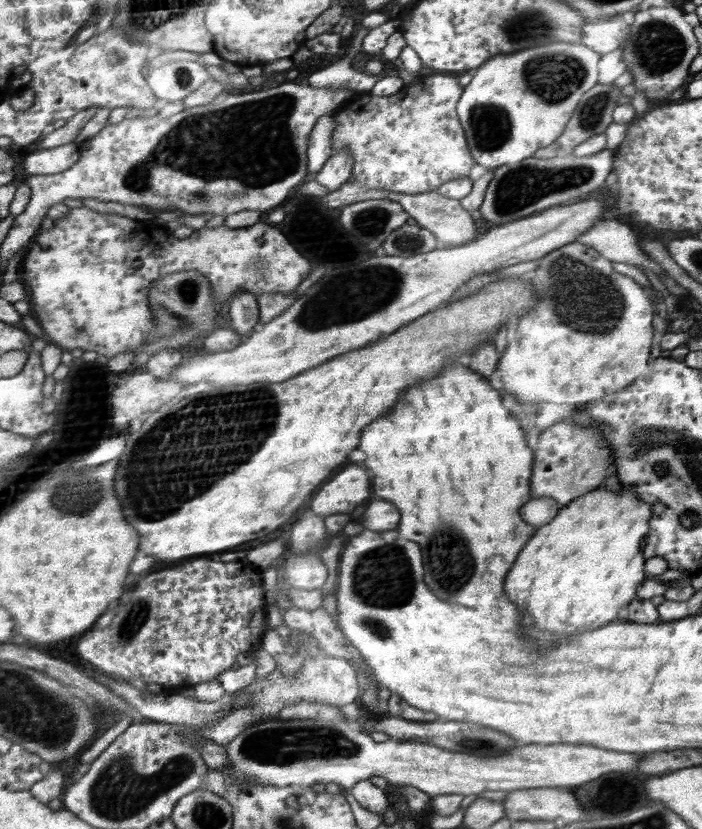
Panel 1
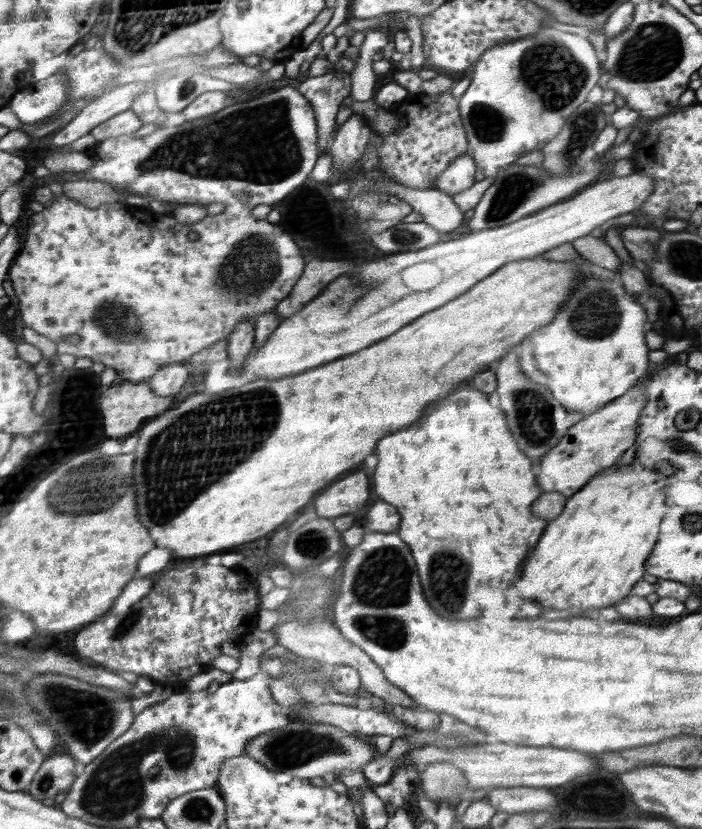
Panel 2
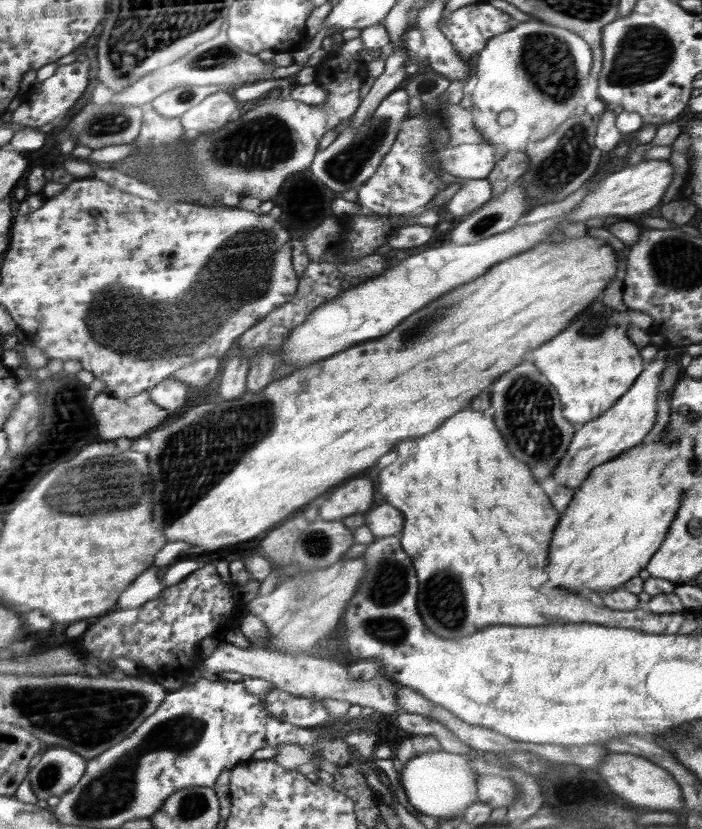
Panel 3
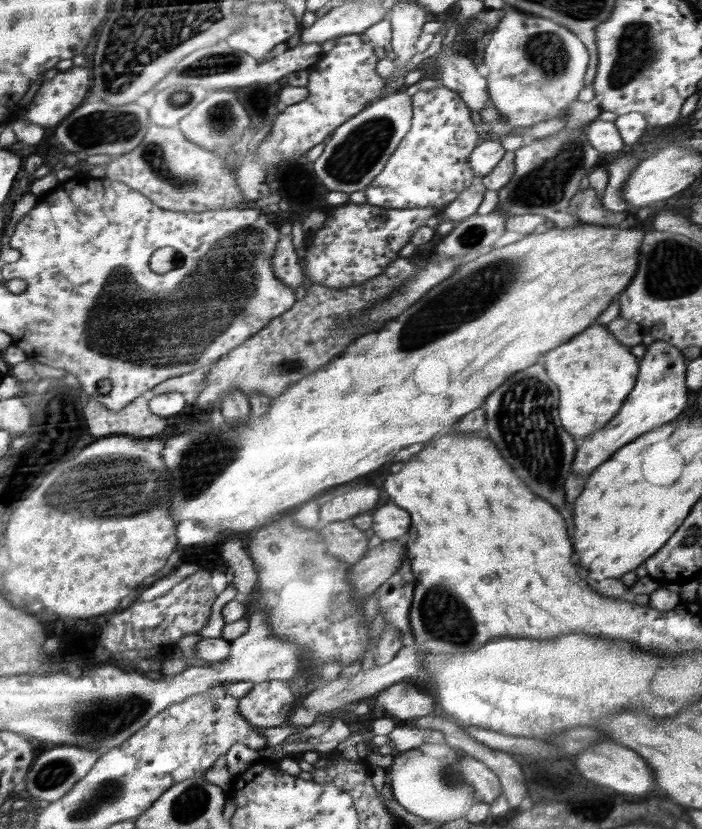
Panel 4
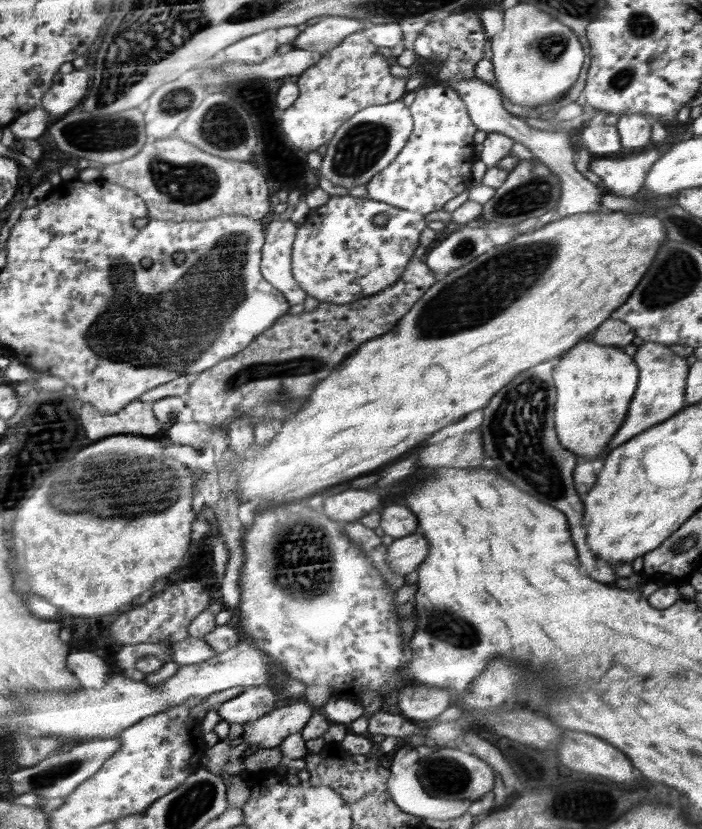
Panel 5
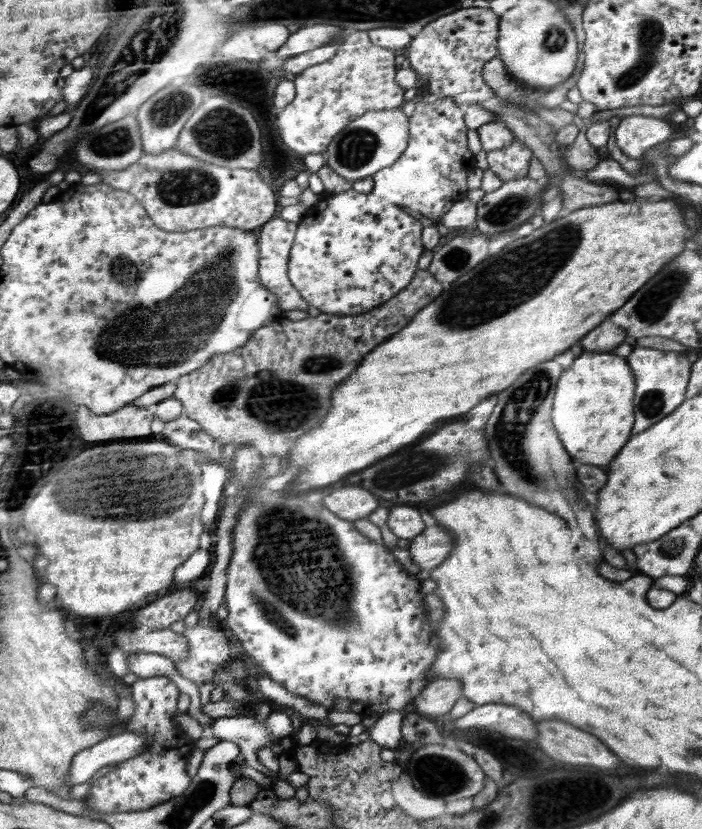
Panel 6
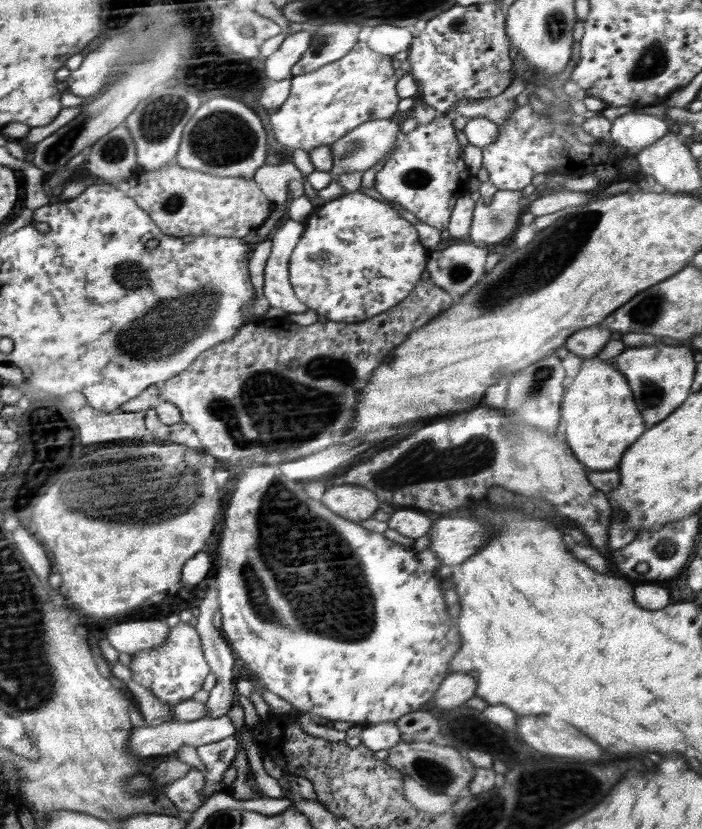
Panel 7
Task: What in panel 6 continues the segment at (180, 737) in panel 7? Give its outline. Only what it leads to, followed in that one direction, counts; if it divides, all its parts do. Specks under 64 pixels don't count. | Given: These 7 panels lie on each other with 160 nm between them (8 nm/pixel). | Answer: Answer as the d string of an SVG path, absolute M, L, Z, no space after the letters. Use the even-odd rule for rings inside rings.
M288 711L268 712L266 720L259 722L252 714L243 717L218 718L210 724L210 734L222 741L235 742L240 746L244 764L264 772L266 768L258 762L258 750L272 746L293 734L292 720ZM122 732L76 754L68 771L67 786L82 784L92 778L101 768L120 764L142 754L148 741L138 732Z

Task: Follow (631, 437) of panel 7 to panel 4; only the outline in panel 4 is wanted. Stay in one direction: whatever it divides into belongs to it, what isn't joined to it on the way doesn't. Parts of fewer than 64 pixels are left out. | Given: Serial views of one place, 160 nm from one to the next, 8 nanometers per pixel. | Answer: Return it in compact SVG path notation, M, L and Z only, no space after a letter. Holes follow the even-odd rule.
M600 324L583 330L564 346L550 350L544 360L548 374L552 374L552 382L560 386L559 417L564 418L564 430L576 434L579 442L606 426L617 415L638 376L638 358Z

